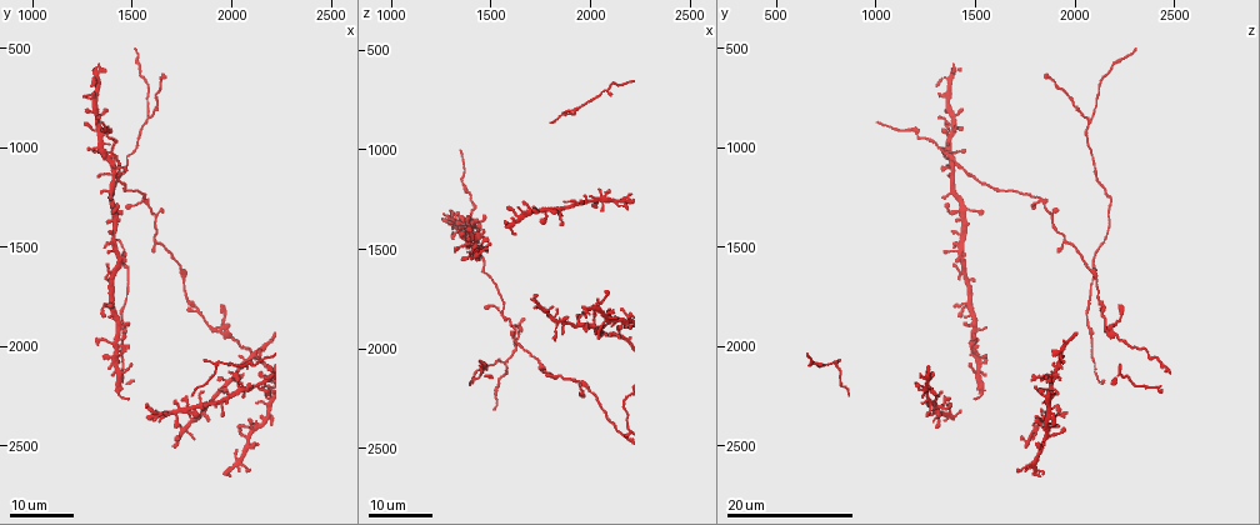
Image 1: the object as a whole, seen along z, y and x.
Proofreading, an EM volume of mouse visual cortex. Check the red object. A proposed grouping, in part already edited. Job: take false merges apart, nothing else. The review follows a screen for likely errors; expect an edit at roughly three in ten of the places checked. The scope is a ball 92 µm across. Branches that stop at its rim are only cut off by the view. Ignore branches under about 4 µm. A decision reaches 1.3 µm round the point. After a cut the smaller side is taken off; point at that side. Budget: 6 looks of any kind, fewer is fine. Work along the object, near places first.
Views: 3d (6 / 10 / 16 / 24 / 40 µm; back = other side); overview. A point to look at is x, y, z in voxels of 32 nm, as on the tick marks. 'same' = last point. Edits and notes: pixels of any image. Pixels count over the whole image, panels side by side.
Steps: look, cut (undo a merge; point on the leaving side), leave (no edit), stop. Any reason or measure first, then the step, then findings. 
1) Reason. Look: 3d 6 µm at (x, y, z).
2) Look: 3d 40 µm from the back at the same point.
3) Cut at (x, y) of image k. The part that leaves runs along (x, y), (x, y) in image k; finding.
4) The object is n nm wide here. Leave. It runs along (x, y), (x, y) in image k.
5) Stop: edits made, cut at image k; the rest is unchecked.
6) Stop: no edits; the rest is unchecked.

Looks like a crossing. Look: 3d 24 µm at (2060, 2190, 1230).

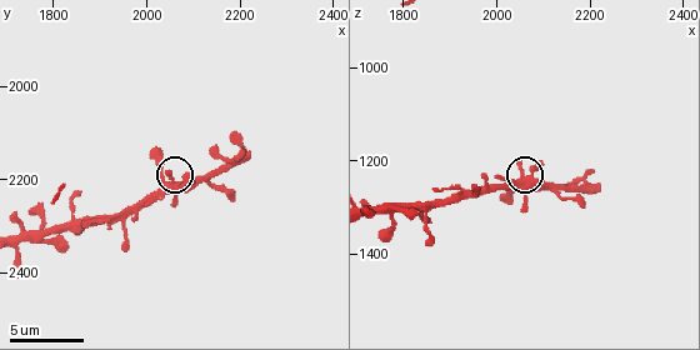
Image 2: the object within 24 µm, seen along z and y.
Look: 3d 6 µm at (2060, 2210, 1230).

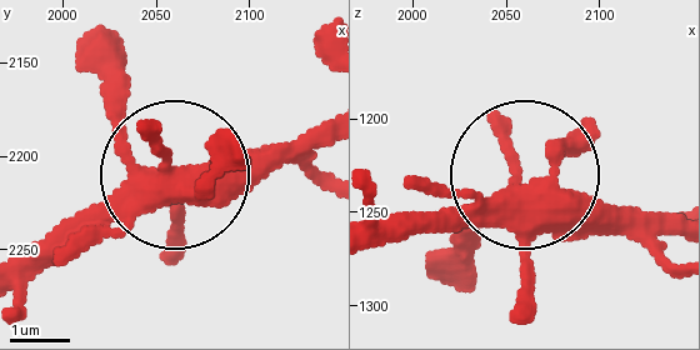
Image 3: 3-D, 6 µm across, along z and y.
5 arms meet here. Leave. It runs along (371, 249), (521, 184), (625, 209), (665, 244) in image 3; continuous, no second cell.

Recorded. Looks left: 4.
Two arms in line, one across. Look: 3d 24 µm at (1610, 1360, 1880).

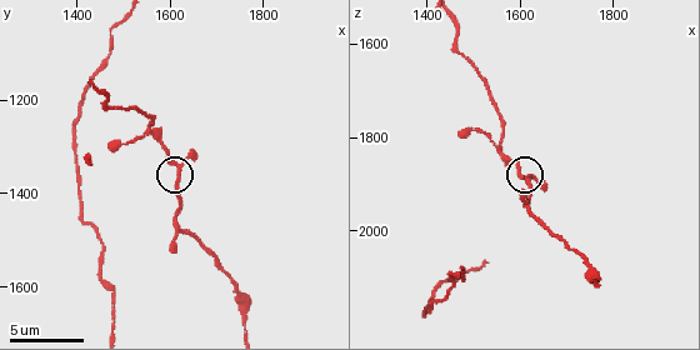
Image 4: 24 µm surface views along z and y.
Look: 3d 6 µm at the same point.

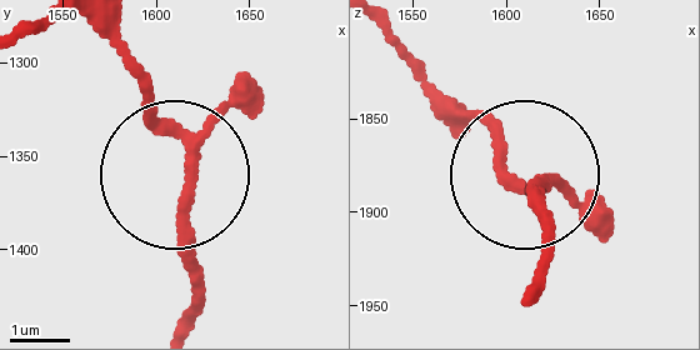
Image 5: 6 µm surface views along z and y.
Look: 3d 6 µm from the back at the same point.

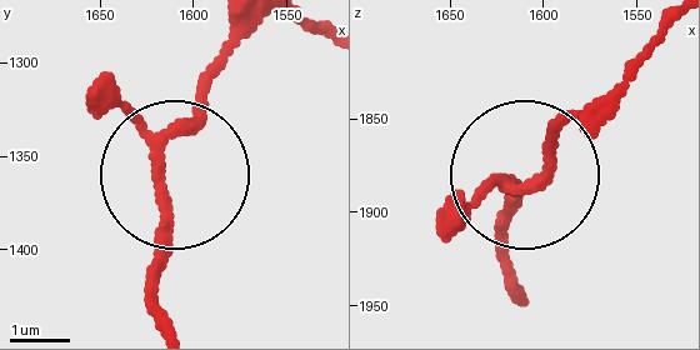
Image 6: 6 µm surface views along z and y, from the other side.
The object is 160 nm wide here. Leave. It runs along (249, 25), (160, 160), (160, 324) in image 6; continuous, no second cell.

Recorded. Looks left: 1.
Stop: no edits; the rest is unchecked.

